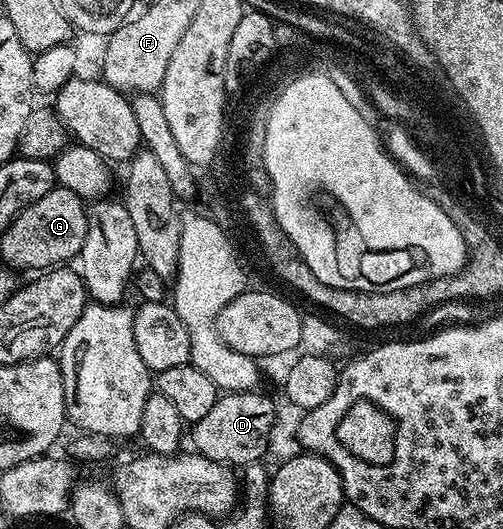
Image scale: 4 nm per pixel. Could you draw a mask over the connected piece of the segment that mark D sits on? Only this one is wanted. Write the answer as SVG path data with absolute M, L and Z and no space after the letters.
M261 390L251 392L226 392L218 395L215 406L204 418L192 425L192 447L201 455L230 466L248 466L258 463L269 448L269 435L273 432L273 400Z

